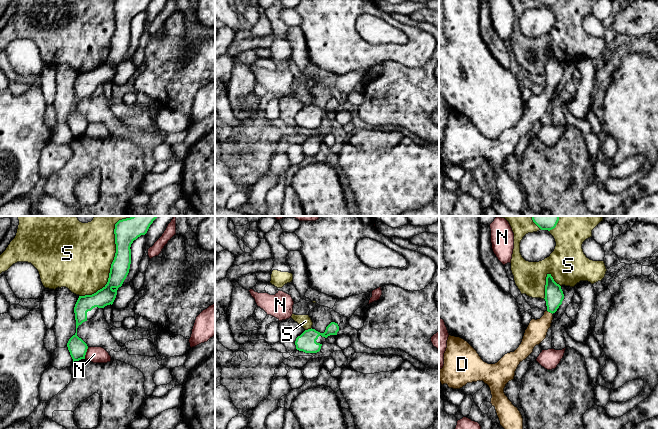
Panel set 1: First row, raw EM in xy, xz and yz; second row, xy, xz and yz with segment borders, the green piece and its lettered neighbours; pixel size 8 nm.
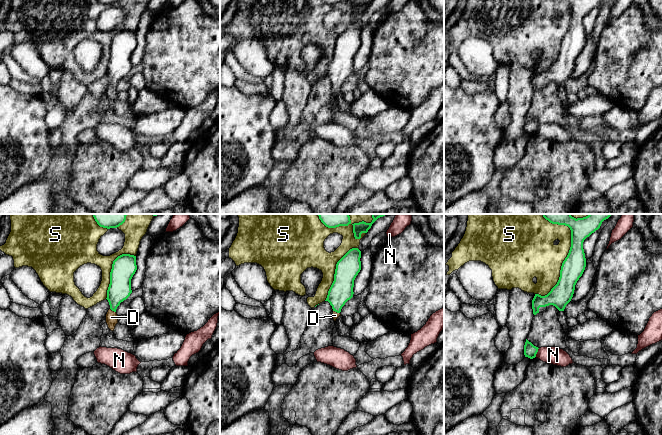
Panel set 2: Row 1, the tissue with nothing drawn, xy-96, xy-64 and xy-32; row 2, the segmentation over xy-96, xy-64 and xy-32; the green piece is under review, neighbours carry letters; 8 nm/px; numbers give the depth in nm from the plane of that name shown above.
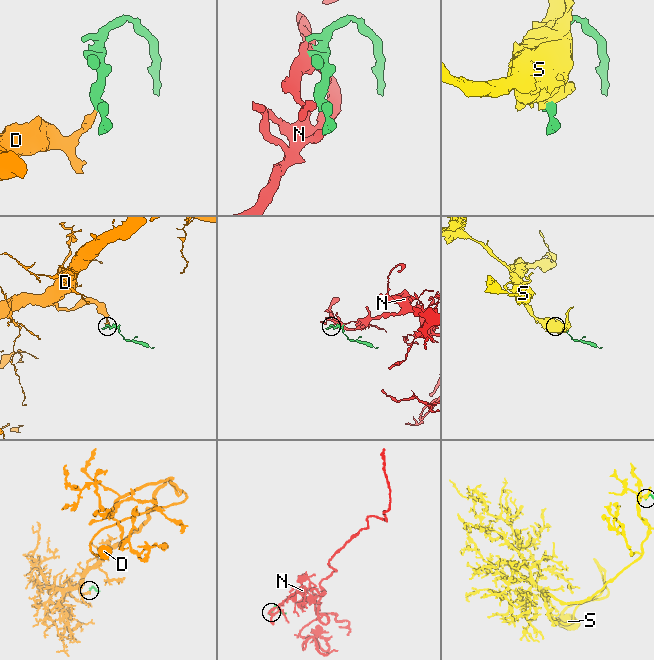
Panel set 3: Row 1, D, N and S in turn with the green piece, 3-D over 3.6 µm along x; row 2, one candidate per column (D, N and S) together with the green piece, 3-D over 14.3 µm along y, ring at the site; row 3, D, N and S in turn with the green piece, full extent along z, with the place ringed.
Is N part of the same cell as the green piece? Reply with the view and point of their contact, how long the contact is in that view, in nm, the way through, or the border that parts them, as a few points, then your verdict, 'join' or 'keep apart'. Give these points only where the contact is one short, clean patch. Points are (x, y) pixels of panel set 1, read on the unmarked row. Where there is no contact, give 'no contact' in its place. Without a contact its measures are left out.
contact xy (85, 129); length 100 nm; keep apart

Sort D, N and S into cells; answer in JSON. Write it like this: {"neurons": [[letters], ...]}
{"neurons": [["D"], ["N"], ["S"]]}

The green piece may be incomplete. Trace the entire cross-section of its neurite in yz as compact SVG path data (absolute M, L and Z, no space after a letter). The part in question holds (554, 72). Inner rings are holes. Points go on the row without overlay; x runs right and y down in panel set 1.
M551 50L546 53L544 75L547 86L540 95L530 97L521 120L514 128L505 130L495 140L488 140L467 117L449 111L444 142L439 145L439 157L449 164L460 165L467 159L477 157L487 160L492 171L491 180L495 183L500 201L514 212L522 211L523 194L518 184L505 171L504 164L514 155L518 141L546 114L553 90L562 80L563 67Z

